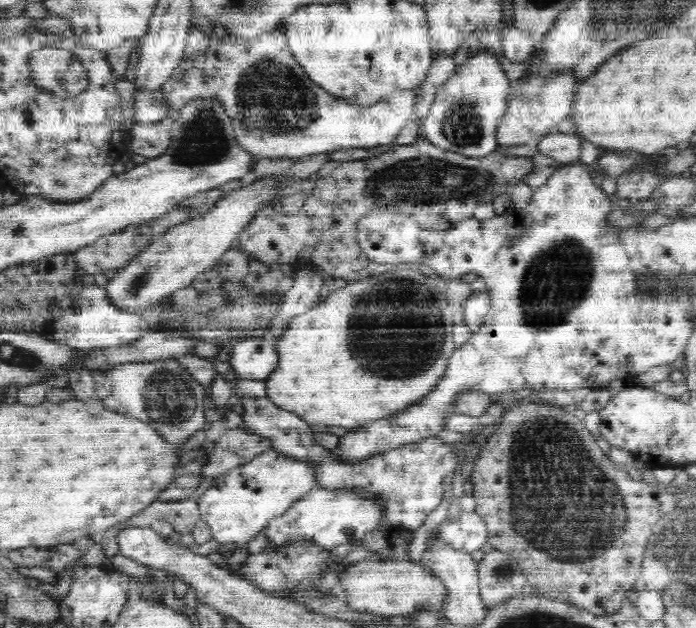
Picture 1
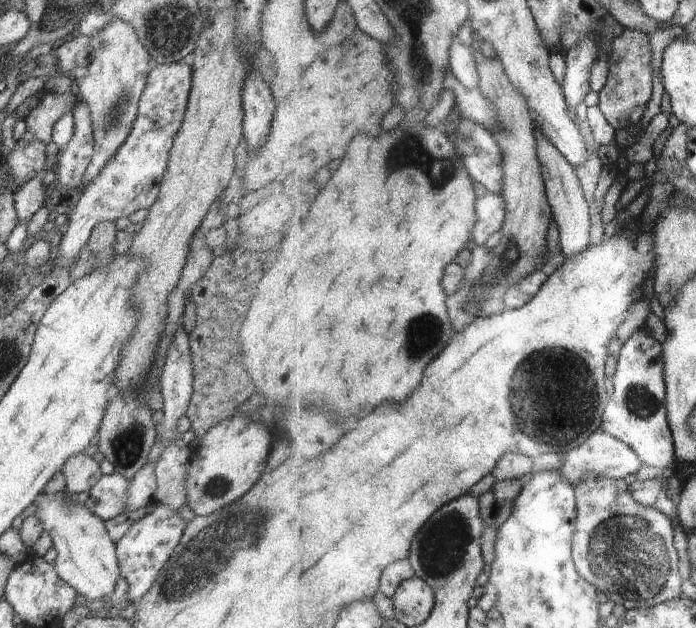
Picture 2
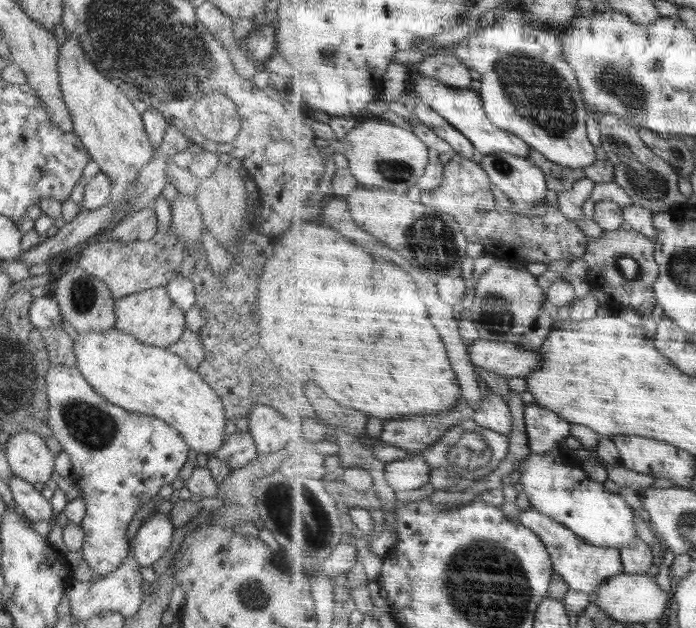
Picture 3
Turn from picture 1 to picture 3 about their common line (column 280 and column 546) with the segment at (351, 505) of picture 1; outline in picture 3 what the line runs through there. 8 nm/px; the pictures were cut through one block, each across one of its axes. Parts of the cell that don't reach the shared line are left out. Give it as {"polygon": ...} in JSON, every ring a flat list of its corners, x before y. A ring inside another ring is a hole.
{"polygon":[[533,506,522,512,520,519,528,528,533,528,534,532,537,532,549,546,556,572,570,584,572,589,587,592,593,596,610,579,625,573,621,549,595,545,588,539,583,539,577,532,570,530,565,524,558,522,553,516,548,516]]}

